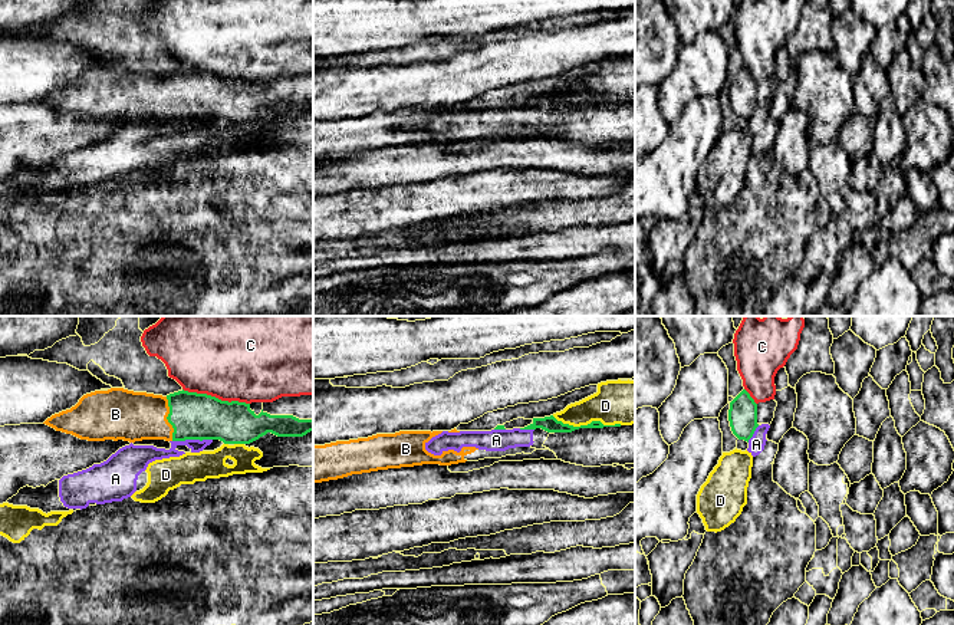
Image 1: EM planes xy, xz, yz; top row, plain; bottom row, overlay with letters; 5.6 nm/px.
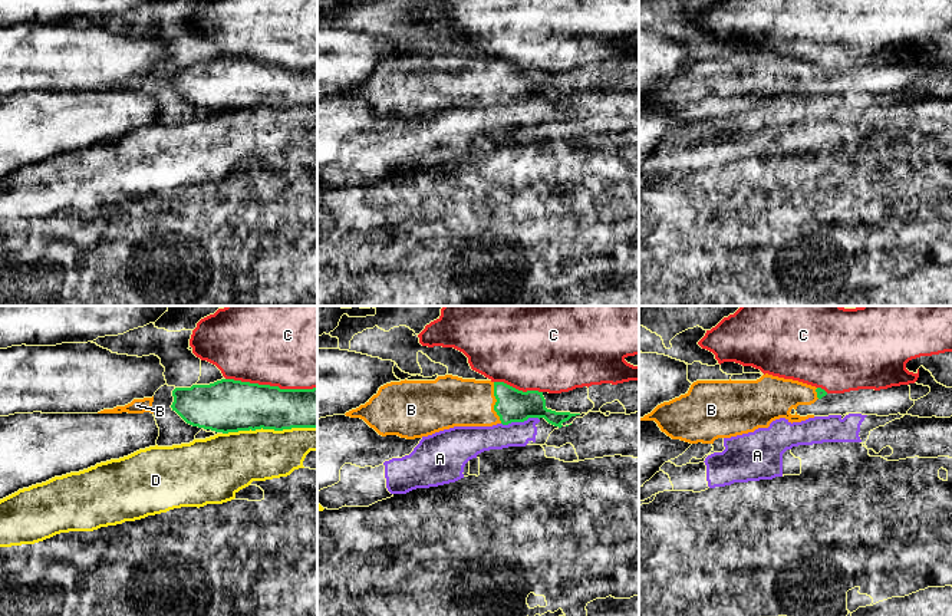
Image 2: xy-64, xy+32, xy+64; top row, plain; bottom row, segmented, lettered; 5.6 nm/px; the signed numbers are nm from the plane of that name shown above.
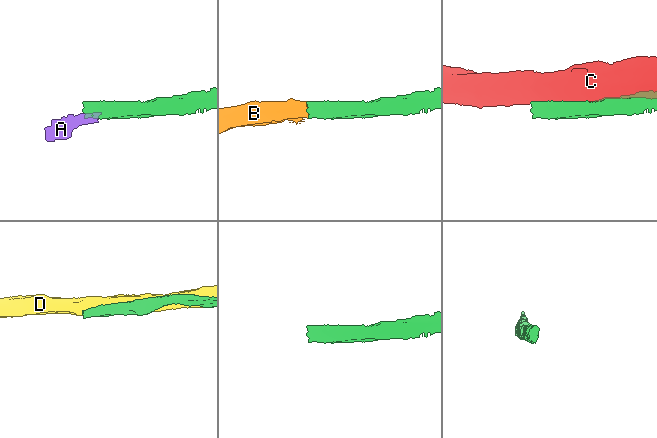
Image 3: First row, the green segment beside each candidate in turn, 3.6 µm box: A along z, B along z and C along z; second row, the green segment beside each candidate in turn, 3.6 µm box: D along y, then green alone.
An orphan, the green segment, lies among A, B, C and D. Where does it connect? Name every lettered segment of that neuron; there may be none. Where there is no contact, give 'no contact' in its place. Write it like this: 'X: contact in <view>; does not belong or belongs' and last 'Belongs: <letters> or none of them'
A: contact in xy; does not belong
B: contact in xy; belongs
C: contact in xy; does not belong
D: contact in xz; does not belong
Belongs: B

